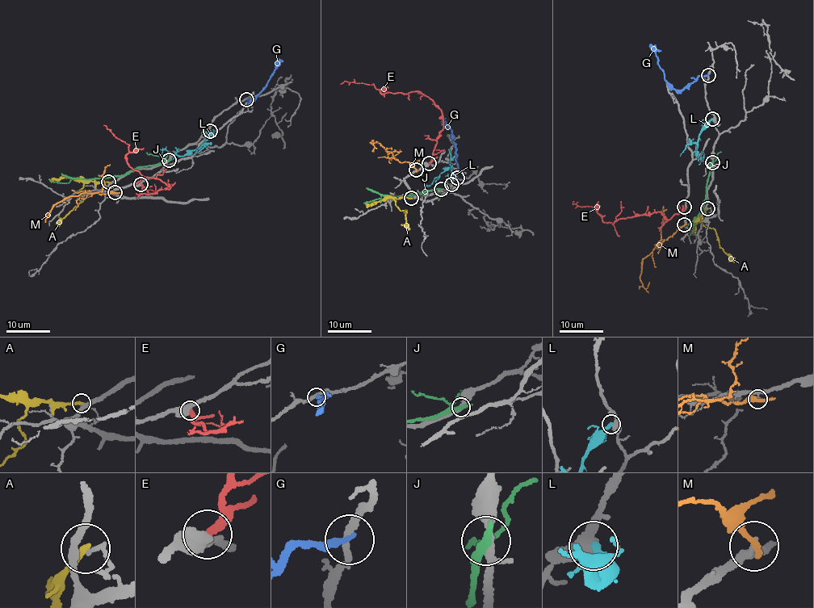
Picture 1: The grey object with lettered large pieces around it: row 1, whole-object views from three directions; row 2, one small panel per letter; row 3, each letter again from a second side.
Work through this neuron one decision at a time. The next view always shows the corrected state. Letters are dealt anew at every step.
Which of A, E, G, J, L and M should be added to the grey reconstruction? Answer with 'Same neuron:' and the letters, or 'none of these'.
Same neuron: none of these

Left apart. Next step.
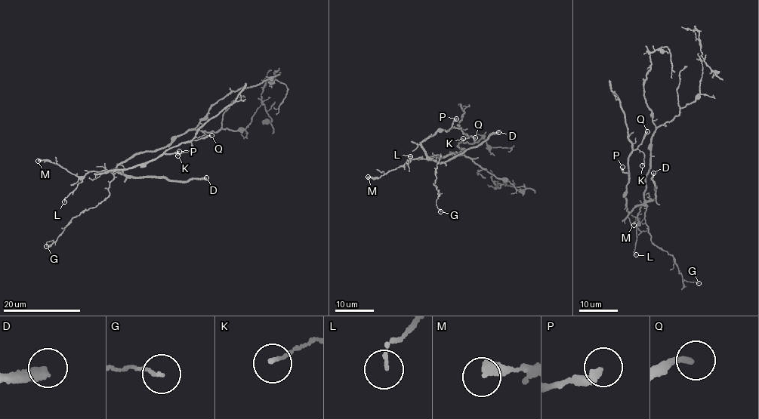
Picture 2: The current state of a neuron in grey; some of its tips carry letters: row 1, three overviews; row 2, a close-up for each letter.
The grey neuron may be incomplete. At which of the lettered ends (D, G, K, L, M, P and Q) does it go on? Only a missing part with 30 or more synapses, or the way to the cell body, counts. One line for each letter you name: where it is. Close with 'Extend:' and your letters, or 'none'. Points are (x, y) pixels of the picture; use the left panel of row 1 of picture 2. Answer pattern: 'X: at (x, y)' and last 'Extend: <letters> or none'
D: at (206, 177)
Extend: D

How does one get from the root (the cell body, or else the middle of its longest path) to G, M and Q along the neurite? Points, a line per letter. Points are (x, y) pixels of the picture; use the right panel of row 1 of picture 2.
G: (646, 176), (643, 191), (647, 206), (644, 220), (652, 242), (673, 255), (683, 281), (698, 283)
M: (646, 176), (643, 204), (640, 207), (637, 217), (639, 222), (639, 218), (634, 225)
Q: (646, 176), (643, 203), (629, 212), (624, 193), (630, 179), (628, 156), (641, 143), (647, 131)

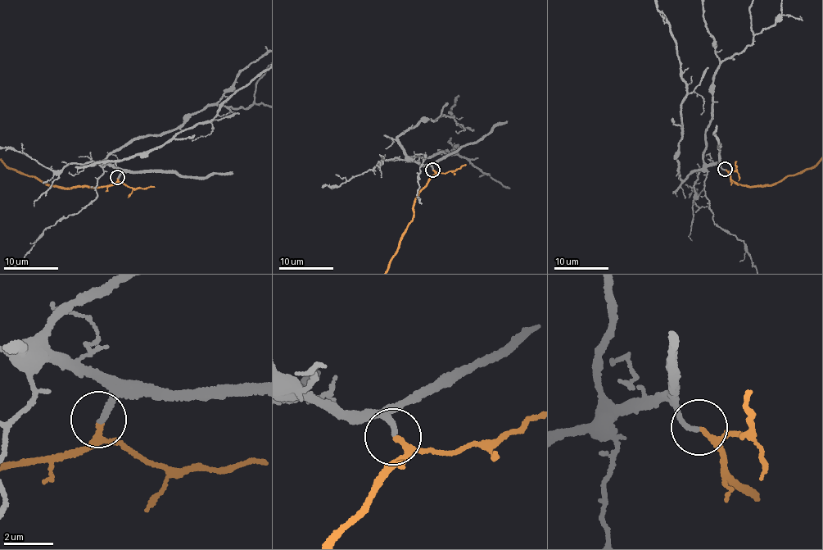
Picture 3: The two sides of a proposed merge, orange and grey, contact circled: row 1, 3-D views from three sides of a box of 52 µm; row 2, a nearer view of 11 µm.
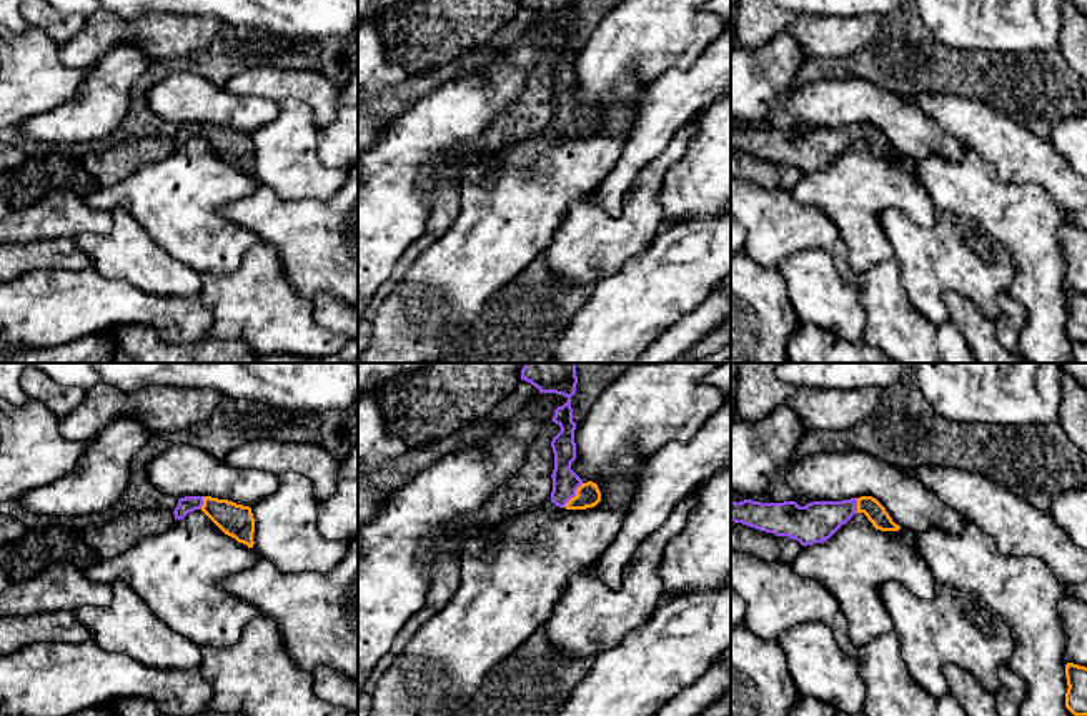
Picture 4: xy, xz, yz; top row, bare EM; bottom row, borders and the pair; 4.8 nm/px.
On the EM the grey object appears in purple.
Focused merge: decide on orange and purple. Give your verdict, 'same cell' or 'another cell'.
same cell

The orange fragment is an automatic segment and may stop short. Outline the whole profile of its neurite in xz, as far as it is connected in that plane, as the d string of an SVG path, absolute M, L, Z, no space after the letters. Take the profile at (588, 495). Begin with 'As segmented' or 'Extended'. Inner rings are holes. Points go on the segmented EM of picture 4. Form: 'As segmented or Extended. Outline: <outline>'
Extended. Outline: M524 363L521 380L531 383L539 393L556 393L568 398L563 406L554 410L554 421L561 431L553 438L554 453L551 501L566 510L586 510L601 501L596 483L584 483L573 470L576 460L576 443L571 396L576 393L576 363Z

